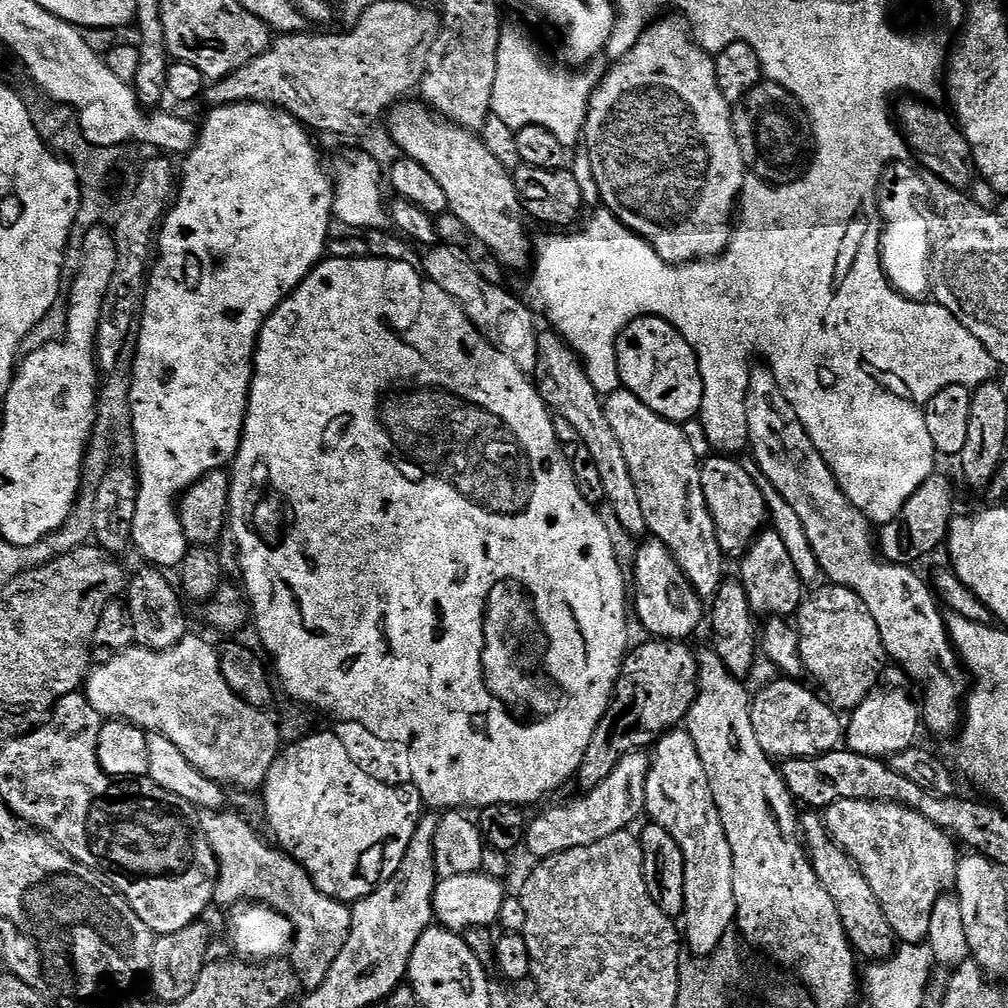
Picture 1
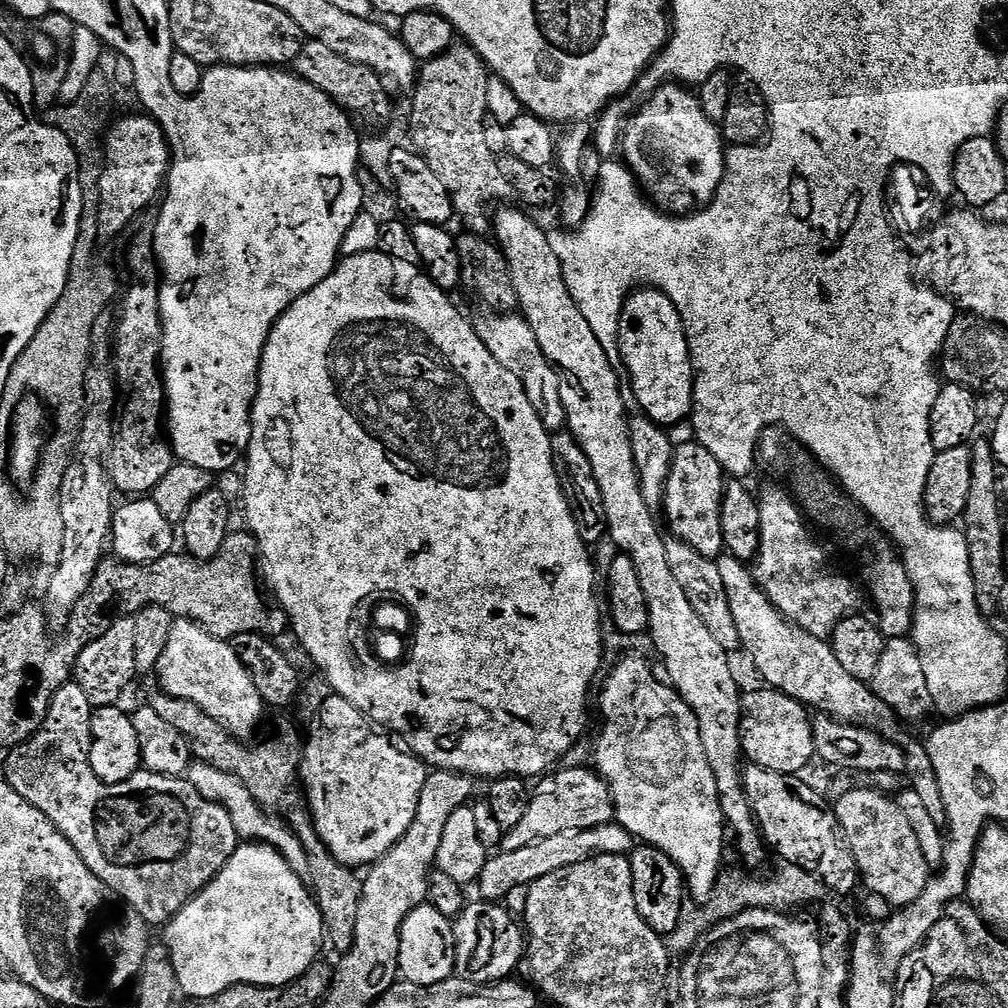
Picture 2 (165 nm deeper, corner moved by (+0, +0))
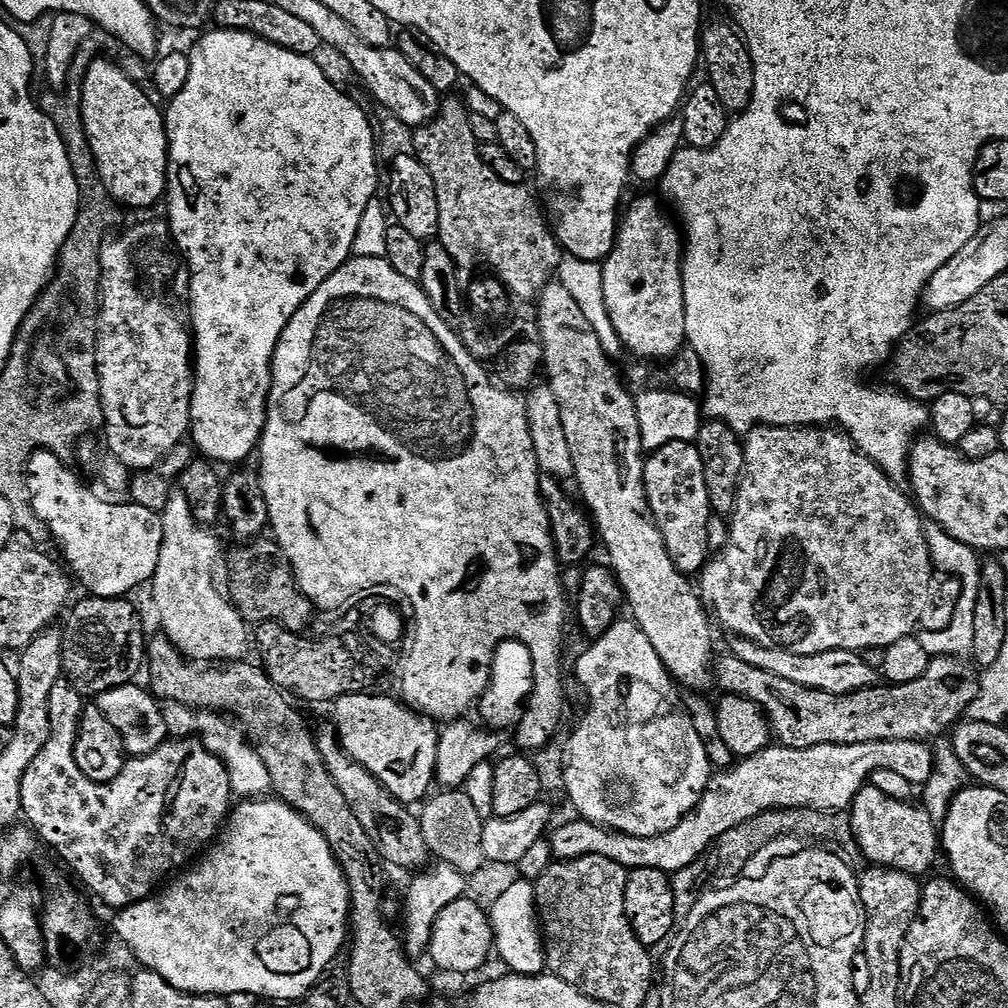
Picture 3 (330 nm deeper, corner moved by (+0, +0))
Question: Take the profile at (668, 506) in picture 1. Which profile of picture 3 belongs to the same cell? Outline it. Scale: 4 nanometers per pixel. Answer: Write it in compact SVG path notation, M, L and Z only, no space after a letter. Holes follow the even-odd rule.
M744 637L731 639L731 655L739 661L749 663L755 669L777 675L788 682L807 689L822 690L823 693L835 696L849 695L860 690L871 689L878 680L878 672L868 666L865 657L852 651L823 651L822 654L800 655L793 651L782 651L781 648L762 648L752 640Z

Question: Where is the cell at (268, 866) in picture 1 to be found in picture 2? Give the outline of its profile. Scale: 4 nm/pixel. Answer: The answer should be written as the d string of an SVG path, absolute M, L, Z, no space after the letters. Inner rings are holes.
M193 762L187 770L186 778L192 783L194 790L198 790L198 794L202 794L202 798L222 806L226 810L226 814L230 814L230 819L234 821L234 830L240 836L241 841L263 842L272 845L277 852L284 853L286 862L299 876L308 876L306 852L298 842L296 835L289 830L283 820L276 818L272 821L268 817L271 815L266 811L264 805L252 797L250 790L246 790L246 786L239 778L203 762Z

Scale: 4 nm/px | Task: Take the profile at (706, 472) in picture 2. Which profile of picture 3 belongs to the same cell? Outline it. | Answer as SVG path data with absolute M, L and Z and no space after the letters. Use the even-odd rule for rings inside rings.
M670 442L651 453L644 462L644 489L652 517L666 542L674 566L689 578L703 572L710 559L707 531L714 513L710 494L706 494L702 454L698 454L695 443Z

